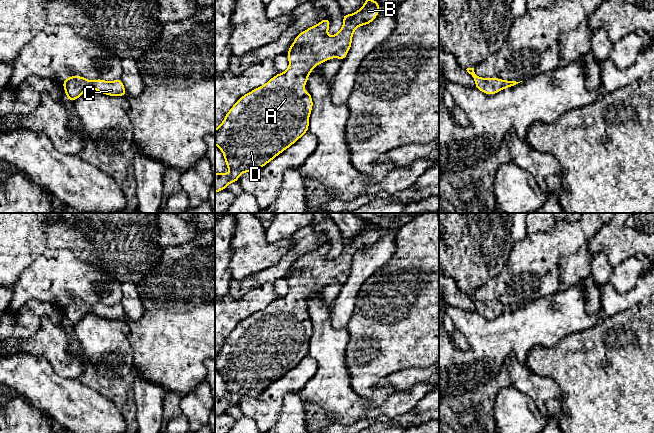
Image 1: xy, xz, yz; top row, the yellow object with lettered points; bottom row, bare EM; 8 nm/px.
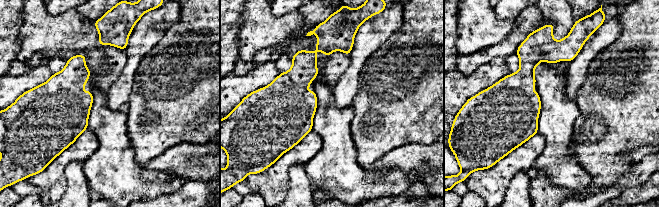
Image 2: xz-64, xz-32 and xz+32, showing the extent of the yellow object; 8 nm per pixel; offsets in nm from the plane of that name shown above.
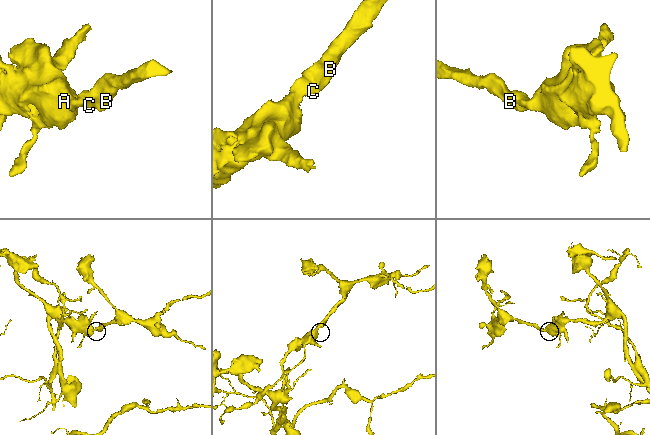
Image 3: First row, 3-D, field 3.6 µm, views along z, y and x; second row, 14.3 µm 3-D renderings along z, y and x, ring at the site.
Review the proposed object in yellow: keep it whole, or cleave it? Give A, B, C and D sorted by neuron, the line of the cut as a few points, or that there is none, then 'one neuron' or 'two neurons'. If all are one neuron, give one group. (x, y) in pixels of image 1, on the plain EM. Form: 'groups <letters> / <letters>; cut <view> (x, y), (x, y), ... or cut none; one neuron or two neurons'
groups A B C D; cut none; one neuron

